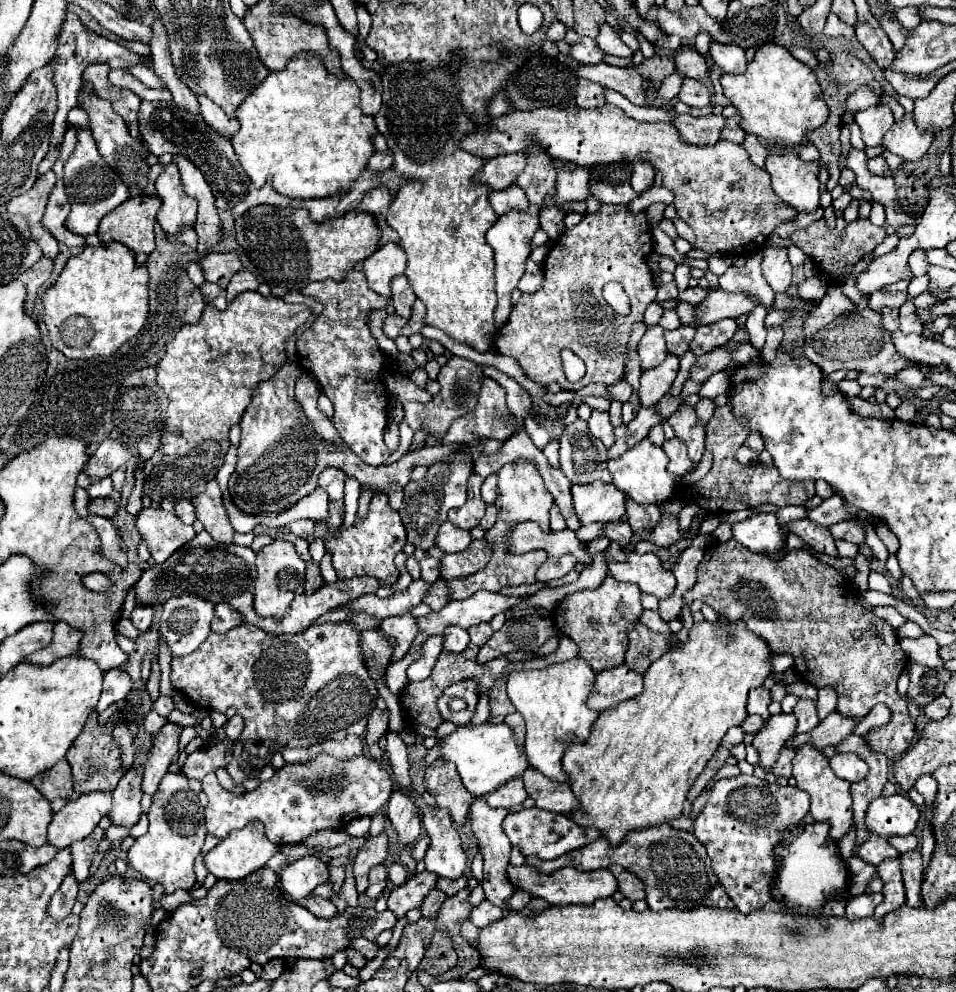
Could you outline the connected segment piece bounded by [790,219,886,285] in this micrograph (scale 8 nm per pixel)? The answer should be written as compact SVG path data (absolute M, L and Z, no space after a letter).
M820 219L808 225L806 229L800 229L790 235L792 243L812 257L812 261L816 263L818 271L828 281L828 285L842 285L844 279L854 271L854 265L860 261L860 257L870 253L878 243L882 243L884 237L886 237L884 227L874 227L868 219L856 219L854 223L846 223L844 231L830 229L826 227L826 221Z

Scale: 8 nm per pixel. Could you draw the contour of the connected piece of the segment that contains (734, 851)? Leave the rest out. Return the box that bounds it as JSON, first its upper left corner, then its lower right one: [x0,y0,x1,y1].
[694,775,808,913]

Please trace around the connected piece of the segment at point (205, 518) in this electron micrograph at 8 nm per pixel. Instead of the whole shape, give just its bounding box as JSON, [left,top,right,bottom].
[192,481,234,543]

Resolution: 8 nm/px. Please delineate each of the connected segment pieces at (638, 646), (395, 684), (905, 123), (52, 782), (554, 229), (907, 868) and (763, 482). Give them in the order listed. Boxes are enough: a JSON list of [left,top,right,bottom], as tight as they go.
[[626,623,680,673],[386,649,422,695],[884,113,936,161],[32,759,74,801],[540,207,564,239],[900,849,922,907],[682,405,816,513]]

